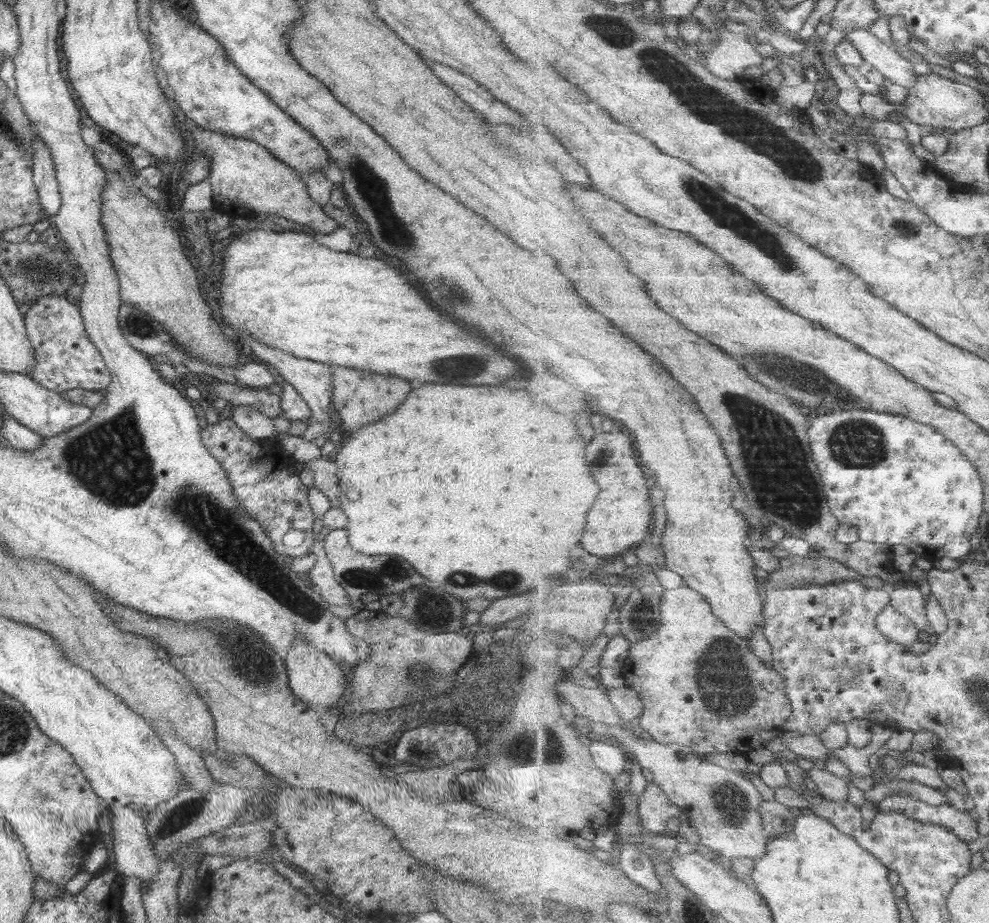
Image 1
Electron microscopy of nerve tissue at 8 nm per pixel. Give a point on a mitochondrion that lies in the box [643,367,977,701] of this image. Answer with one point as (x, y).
(772, 450)

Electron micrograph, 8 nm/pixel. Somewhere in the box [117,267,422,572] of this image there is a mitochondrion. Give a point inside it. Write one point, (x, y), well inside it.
(141, 326)

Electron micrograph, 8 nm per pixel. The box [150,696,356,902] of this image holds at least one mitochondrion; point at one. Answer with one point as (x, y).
(182, 814)

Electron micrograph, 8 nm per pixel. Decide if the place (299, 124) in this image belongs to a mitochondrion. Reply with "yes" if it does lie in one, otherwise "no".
no

